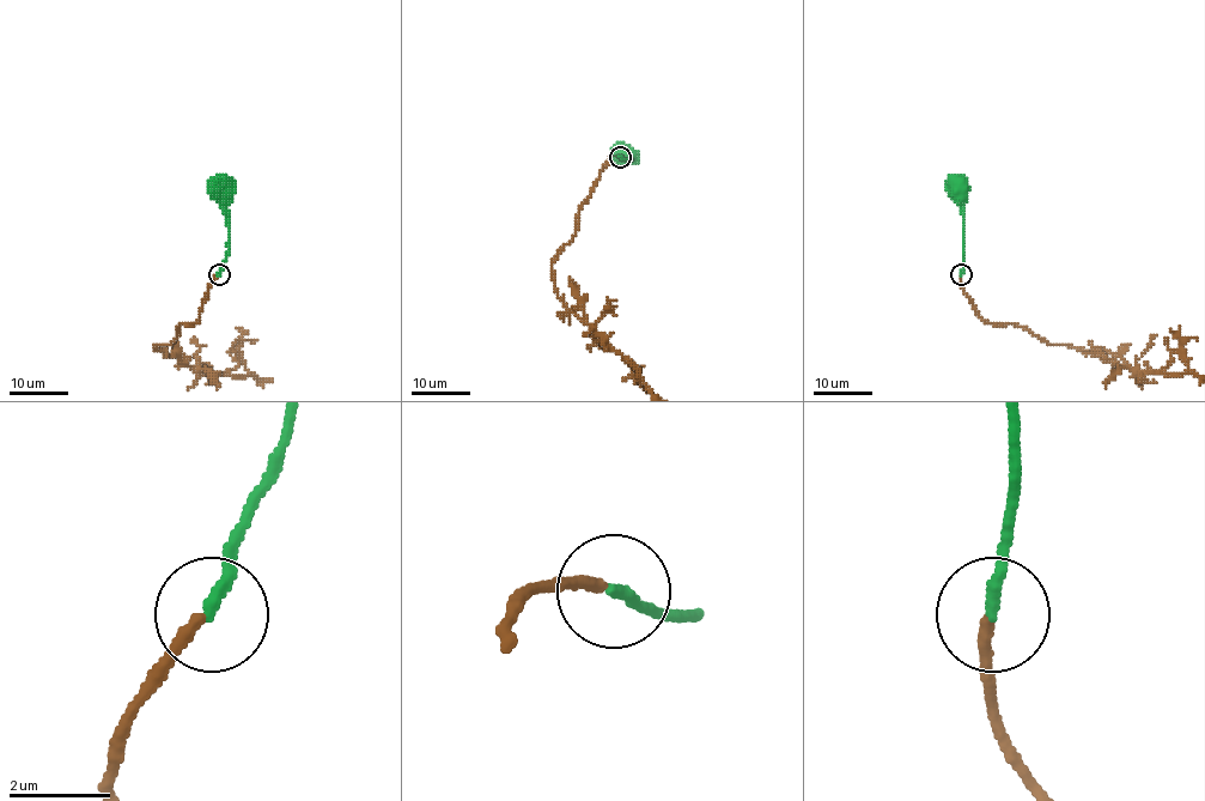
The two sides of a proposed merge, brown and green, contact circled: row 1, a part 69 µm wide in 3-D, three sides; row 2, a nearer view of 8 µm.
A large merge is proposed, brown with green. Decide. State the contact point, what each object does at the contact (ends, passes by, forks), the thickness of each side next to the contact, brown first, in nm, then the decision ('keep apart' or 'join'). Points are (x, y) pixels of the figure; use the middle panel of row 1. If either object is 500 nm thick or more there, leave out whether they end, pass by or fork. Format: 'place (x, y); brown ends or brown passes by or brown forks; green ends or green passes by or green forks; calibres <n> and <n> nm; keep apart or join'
place (620, 157); brown ends; green ends; calibres 240 and 240 nm; keep apart

